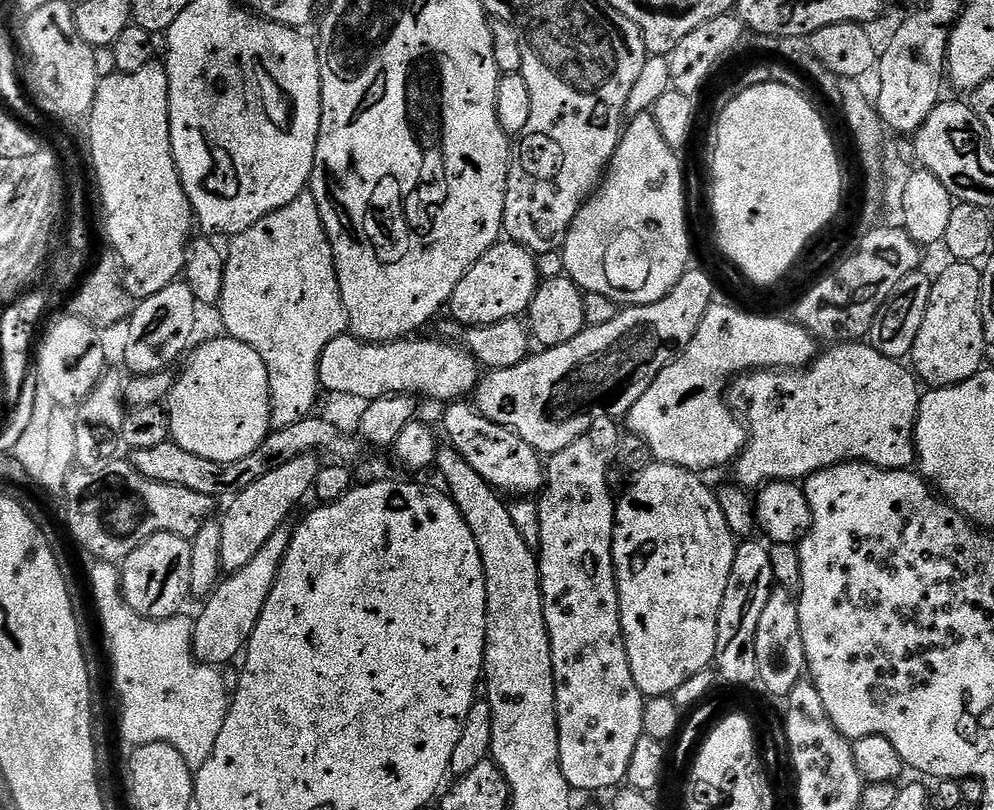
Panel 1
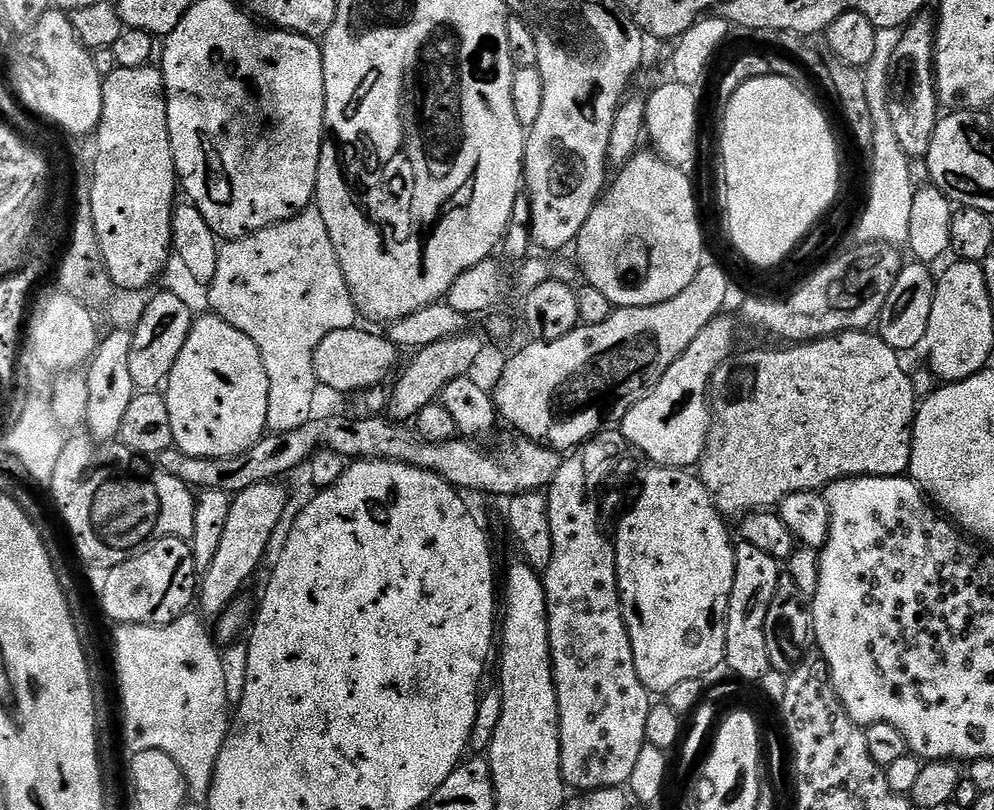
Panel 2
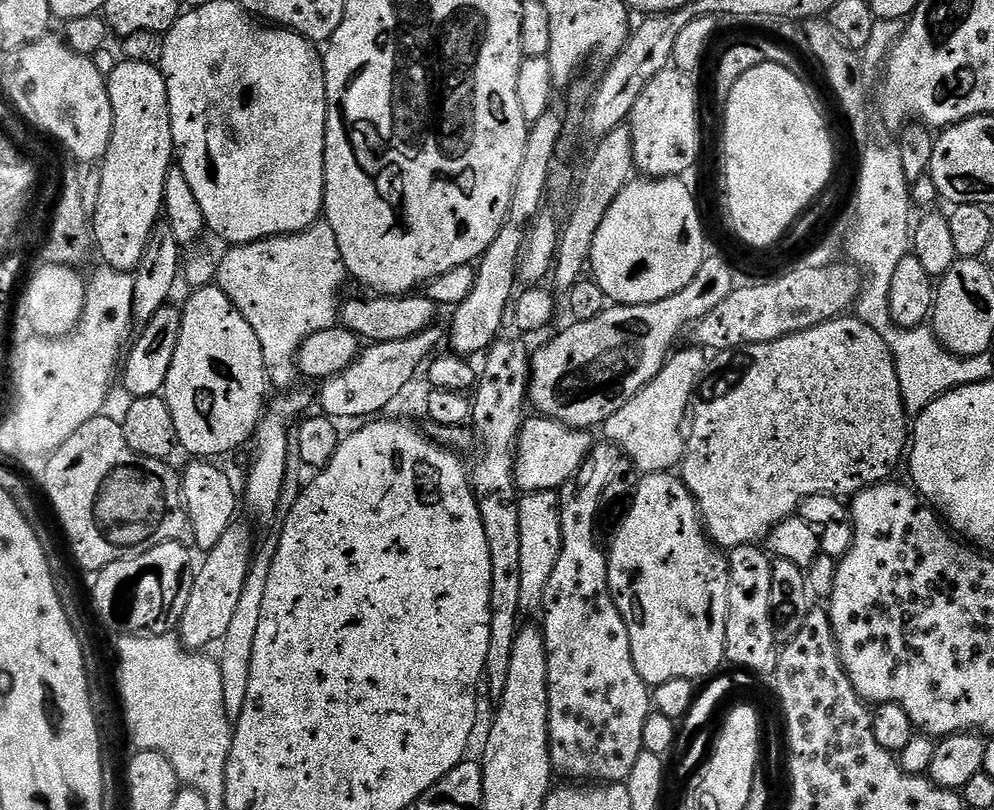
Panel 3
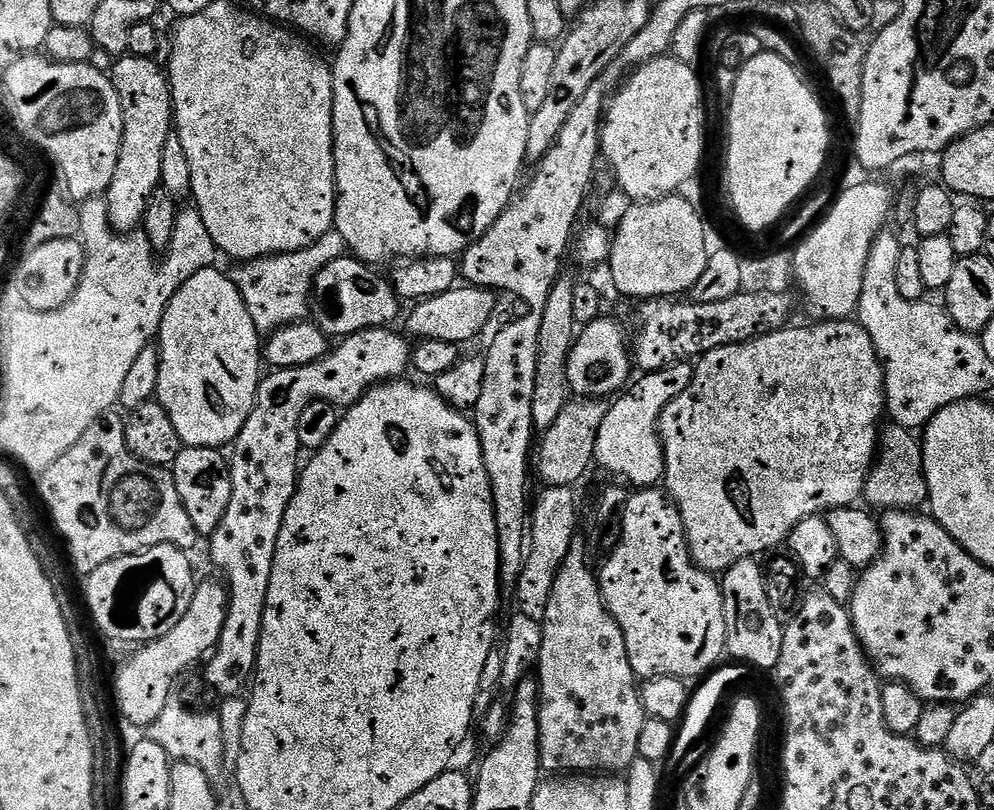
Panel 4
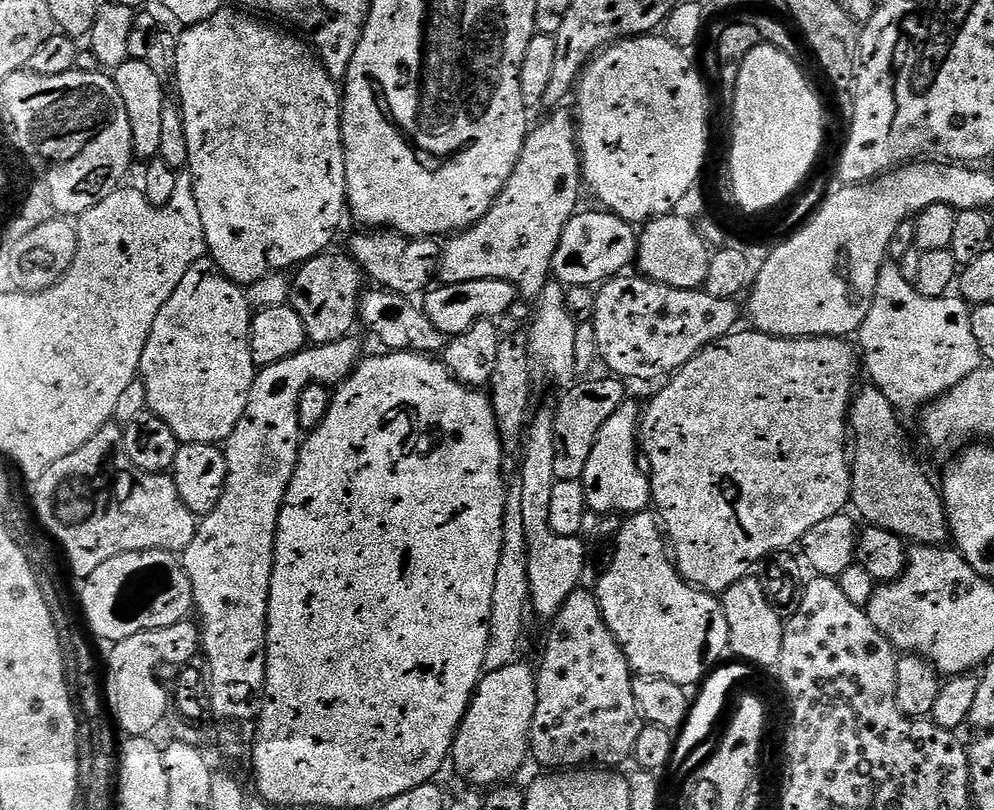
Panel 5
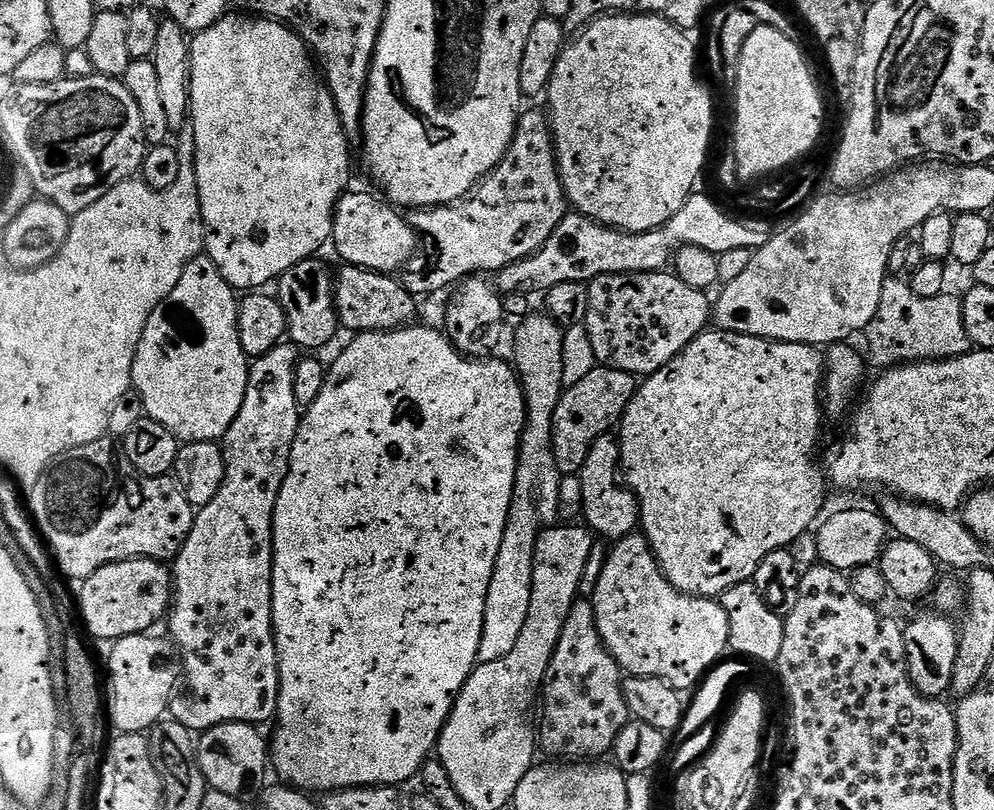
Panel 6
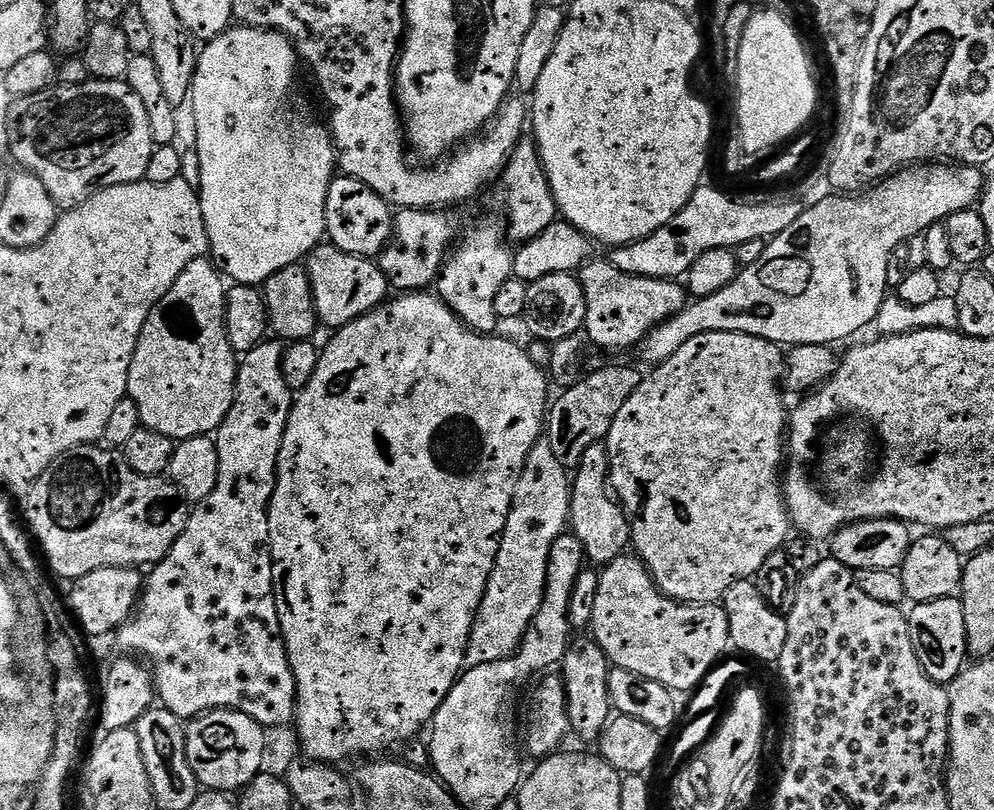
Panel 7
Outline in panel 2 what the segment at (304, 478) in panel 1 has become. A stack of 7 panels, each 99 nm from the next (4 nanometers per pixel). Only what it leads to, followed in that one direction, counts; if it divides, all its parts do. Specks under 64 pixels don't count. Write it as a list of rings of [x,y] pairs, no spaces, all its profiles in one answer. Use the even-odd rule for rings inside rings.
[[[269,482],[250,486],[250,490],[242,490],[232,496],[230,515],[227,518],[226,526],[222,533],[222,542],[218,545],[218,550],[214,554],[214,562],[203,569],[202,579],[198,584],[198,608],[205,617],[220,617],[224,611],[232,604],[232,601],[241,595],[244,583],[255,574],[260,568],[260,563],[266,560],[266,545],[270,543],[270,534],[274,534],[274,529],[278,527],[278,522],[282,522],[282,514],[289,511],[288,492],[283,488],[283,483]]]

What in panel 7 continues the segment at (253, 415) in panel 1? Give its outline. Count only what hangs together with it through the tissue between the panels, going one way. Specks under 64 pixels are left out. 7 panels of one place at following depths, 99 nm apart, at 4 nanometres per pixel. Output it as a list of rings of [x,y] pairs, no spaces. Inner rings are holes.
[[[200,257],[192,260],[186,270],[182,270],[182,274],[178,274],[178,282],[174,282],[174,286],[170,286],[170,290],[160,299],[158,306],[154,306],[154,310],[146,318],[146,322],[142,326],[142,334],[138,338],[138,346],[134,350],[134,358],[128,375],[128,396],[138,406],[138,414],[143,427],[158,430],[158,434],[166,434],[166,438],[173,441],[189,440],[195,436],[212,436],[222,426],[226,414],[230,414],[230,406],[236,397],[238,354],[230,346],[230,338],[226,334],[226,322],[224,321],[225,295],[226,280],[219,267],[211,259]]]

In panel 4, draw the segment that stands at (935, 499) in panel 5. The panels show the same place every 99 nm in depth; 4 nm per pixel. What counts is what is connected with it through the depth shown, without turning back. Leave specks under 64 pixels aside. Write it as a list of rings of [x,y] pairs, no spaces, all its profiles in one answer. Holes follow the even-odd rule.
[[[891,423],[880,435],[876,461],[867,476],[863,499],[878,508],[889,511],[911,511],[927,503],[928,487],[924,470],[924,449],[917,435],[908,428]]]

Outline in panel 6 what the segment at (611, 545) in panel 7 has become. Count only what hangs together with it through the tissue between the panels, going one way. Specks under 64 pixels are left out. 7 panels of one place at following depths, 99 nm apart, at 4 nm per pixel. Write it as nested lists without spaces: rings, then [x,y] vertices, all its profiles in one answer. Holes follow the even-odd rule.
[[[605,434],[597,438],[592,446],[590,452],[586,455],[586,462],[582,466],[578,477],[581,480],[582,486],[582,502],[584,503],[582,516],[586,521],[587,527],[591,529],[597,537],[603,538],[608,542],[615,542],[621,540],[624,536],[631,536],[637,531],[640,523],[640,507],[636,501],[636,496],[623,483],[616,484],[616,476],[618,480],[618,473],[621,471],[620,467],[620,442],[615,435]]]

